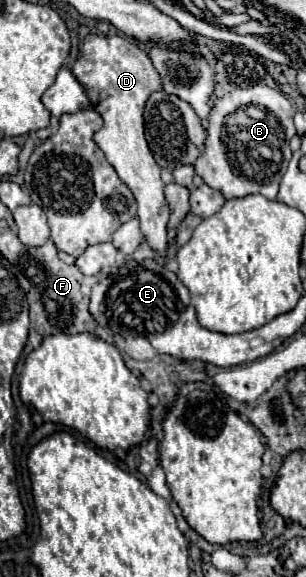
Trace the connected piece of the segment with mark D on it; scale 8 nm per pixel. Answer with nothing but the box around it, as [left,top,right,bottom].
[73,34,171,258]

